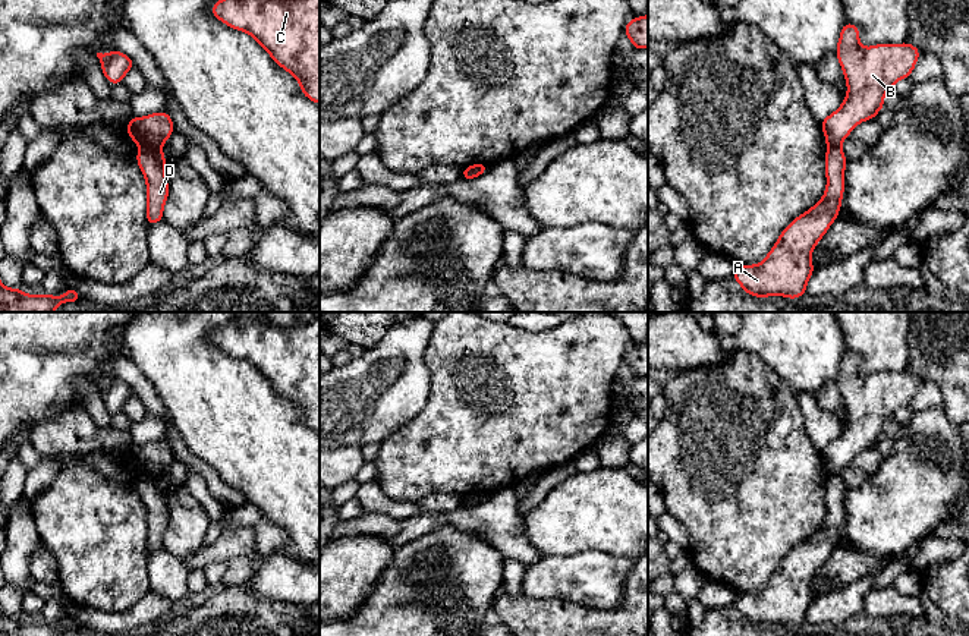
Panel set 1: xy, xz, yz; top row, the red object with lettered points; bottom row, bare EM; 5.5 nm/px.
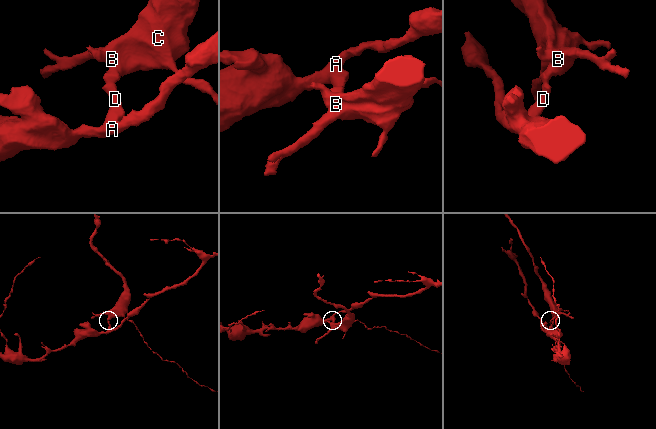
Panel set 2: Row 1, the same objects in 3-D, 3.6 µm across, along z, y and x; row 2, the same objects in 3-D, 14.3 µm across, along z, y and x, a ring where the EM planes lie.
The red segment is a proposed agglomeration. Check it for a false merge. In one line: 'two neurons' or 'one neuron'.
two neurons

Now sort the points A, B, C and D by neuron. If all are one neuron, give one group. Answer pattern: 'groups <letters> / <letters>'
groups A D / B C

